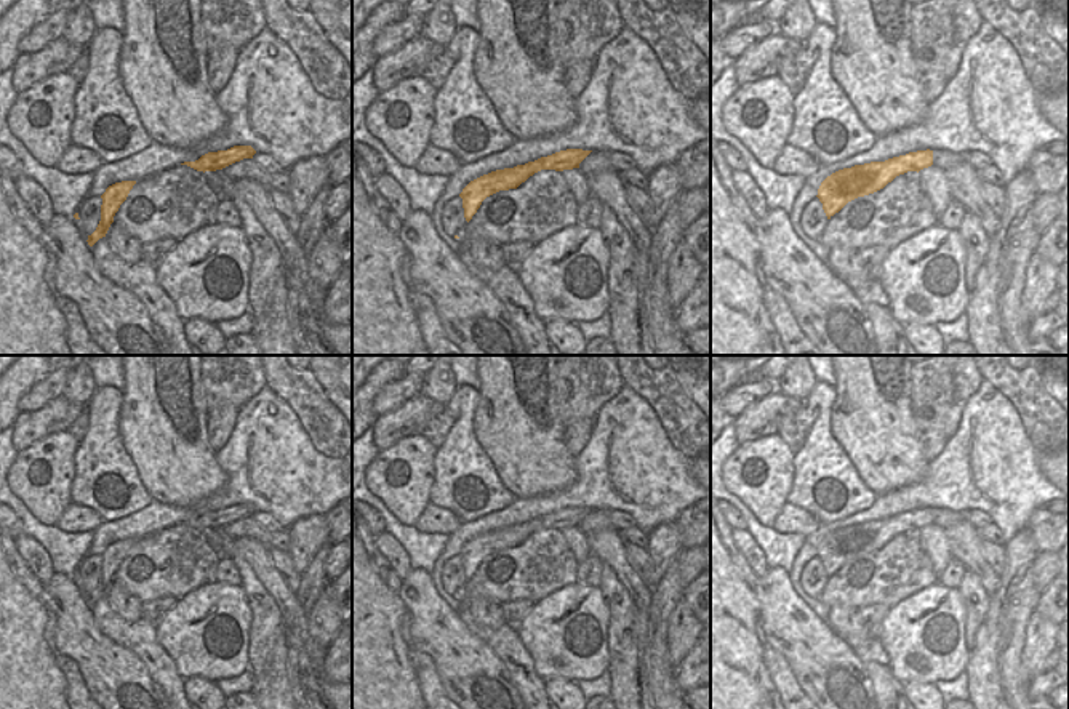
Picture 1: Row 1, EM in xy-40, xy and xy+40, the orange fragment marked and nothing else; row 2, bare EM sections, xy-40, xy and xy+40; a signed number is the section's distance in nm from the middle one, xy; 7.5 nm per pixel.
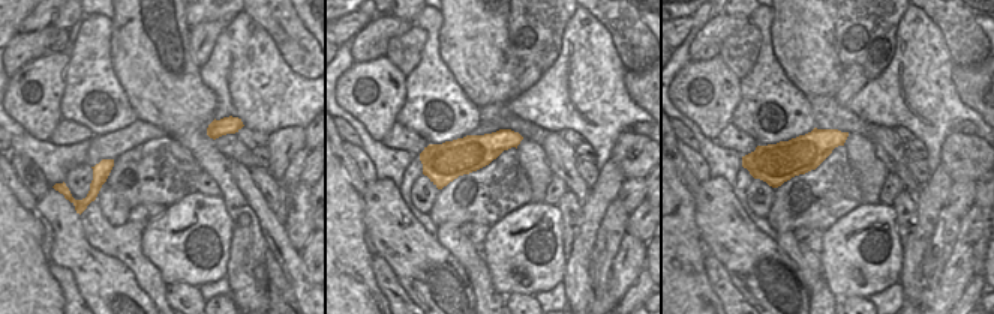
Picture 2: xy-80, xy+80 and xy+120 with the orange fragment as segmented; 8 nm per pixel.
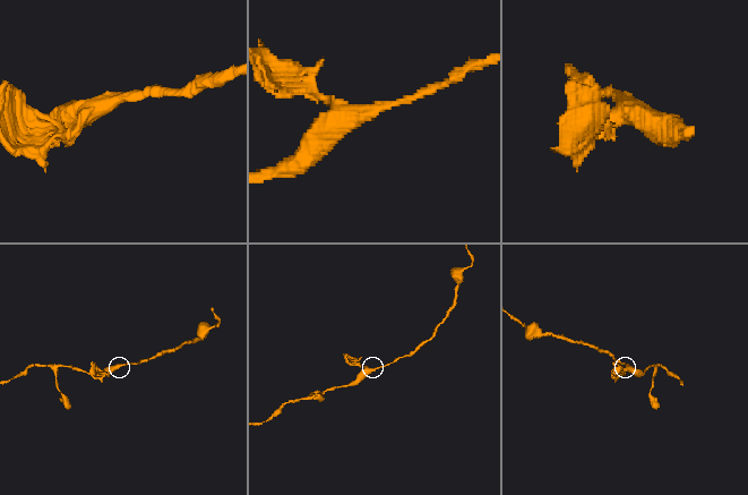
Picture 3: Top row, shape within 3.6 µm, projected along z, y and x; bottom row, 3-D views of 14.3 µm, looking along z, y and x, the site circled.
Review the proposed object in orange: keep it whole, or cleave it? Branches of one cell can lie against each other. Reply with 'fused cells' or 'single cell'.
fused cells

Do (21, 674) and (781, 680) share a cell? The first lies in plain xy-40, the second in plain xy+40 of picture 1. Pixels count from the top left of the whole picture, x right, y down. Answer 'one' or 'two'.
two

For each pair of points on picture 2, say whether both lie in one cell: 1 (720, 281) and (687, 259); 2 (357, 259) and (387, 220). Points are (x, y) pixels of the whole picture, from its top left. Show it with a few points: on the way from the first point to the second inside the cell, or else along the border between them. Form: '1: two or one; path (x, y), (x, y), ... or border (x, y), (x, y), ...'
1: two; border (705, 254), (706, 281), (720, 298)
2: two; border (360, 199), (366, 233)

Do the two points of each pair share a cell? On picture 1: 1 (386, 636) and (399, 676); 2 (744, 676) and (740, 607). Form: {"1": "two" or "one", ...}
{"1": "one", "2": "one"}

